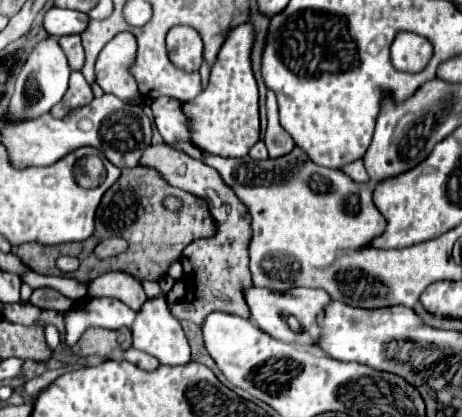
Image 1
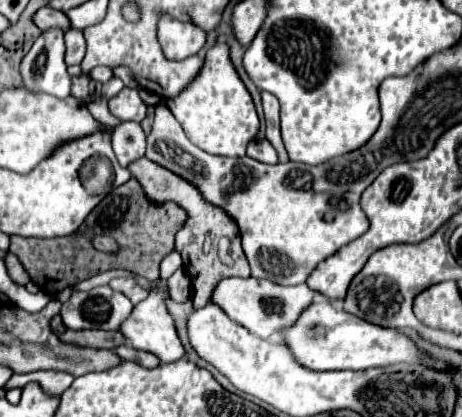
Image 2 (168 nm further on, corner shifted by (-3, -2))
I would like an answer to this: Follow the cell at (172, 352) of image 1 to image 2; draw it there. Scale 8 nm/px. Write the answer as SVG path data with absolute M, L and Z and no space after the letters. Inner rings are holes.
M160 280L160 284L154 290L150 290L150 296L144 302L140 302L140 304L134 306L134 310L132 310L130 318L124 322L124 326L120 326L120 332L126 336L126 342L132 344L132 348L152 352L164 364L166 362L176 362L176 360L180 360L180 358L186 356L184 346L182 346L180 338L176 334L174 320L172 320L172 316L168 312L168 306L166 306L168 298L170 298L168 282L166 280Z

